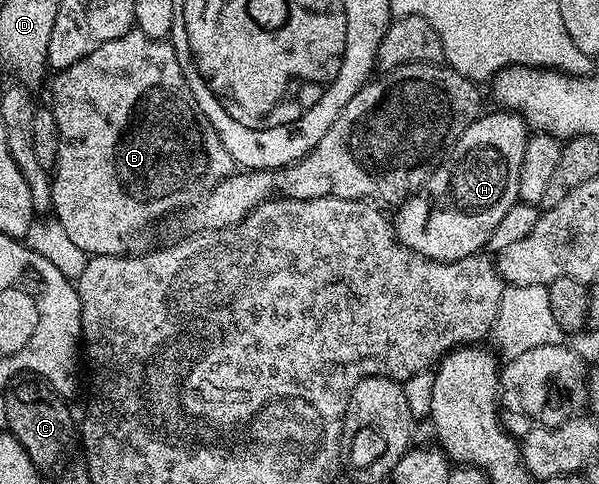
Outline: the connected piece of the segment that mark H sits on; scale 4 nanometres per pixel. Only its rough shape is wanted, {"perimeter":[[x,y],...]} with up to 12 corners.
{"perimeter":[[480,115],[393,216],[430,260],[482,253],[529,135]]}

